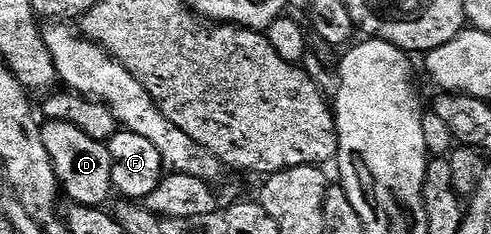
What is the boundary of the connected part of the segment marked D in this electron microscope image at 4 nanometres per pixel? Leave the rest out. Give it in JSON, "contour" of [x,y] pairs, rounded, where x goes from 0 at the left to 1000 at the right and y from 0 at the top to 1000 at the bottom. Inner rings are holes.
{"contour":[[[96,513],[88,530],[88,603],[92,641],[100,641],[104,662],[112,739],[120,748],[126,799],[132,808],[134,850],[138,838],[141,850],[153,855],[145,863],[173,889],[216,876],[216,855],[230,838],[230,692],[216,611],[208,598],[193,598],[159,534],[124,513]]]}

